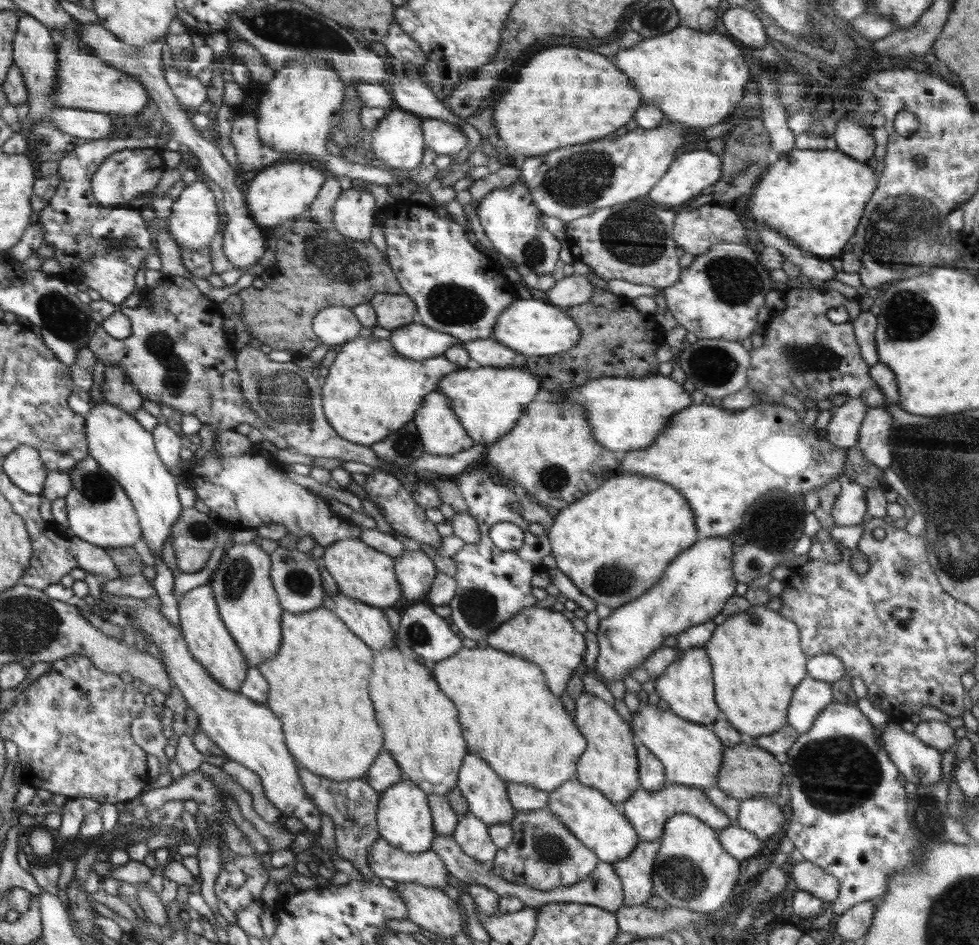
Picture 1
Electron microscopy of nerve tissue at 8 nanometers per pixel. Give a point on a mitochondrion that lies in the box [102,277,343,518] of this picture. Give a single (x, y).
(285, 398)

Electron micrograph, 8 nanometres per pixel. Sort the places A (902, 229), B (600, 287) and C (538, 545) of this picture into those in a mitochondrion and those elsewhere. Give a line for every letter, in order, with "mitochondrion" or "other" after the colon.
A: mitochondrion
B: other
C: other

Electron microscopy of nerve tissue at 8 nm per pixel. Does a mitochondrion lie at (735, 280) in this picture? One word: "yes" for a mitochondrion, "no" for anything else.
yes

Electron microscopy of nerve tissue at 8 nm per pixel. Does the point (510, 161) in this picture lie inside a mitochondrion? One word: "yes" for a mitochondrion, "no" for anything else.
no

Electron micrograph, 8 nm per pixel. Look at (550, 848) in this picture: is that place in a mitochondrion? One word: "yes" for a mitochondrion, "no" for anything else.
yes

